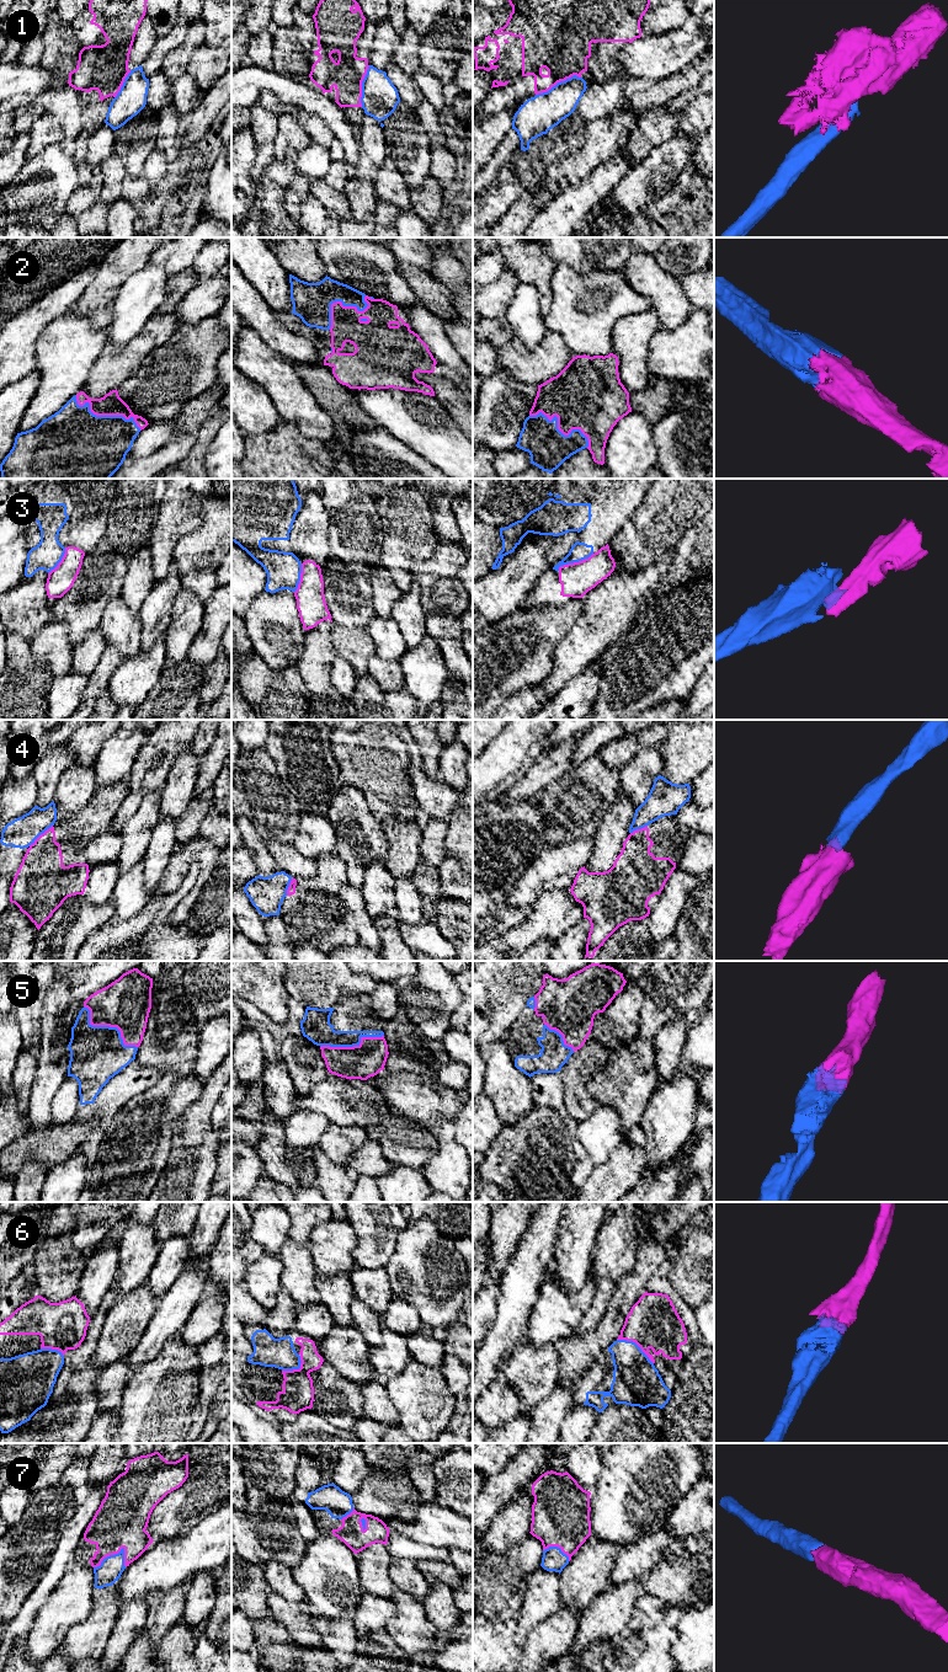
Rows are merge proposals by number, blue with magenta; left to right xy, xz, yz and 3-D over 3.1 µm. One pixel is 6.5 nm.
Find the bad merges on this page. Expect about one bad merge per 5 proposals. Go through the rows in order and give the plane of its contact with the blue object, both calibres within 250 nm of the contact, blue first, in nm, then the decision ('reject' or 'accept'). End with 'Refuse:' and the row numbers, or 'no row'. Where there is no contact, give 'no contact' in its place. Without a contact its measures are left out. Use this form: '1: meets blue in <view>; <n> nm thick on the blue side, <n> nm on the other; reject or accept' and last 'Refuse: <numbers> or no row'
1: meets blue in yz; 240 nm thick on the blue side, 380 nm on the other; accept
2: meets blue in xy; 460 nm thick on the blue side, 150 nm on the other; accept
3: meets blue in yz; 120 nm thick on the blue side, 220 nm on the other; reject
4: meets blue in xy; 200 nm thick on the blue side, 300 nm on the other; reject
5: meets blue in xy; 360 nm thick on the blue side, 320 nm on the other; accept
6: meets blue in yz; 300 nm thick on the blue side, 340 nm on the other; accept
7: meets blue in xy; 150 nm thick on the blue side, 340 nm on the other; accept
Refuse: 3, 4

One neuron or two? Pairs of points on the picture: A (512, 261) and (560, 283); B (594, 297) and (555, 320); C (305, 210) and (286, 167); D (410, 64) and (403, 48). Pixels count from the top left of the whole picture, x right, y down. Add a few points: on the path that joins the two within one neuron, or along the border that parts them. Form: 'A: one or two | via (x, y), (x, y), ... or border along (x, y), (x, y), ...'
A: two | border along (557, 265), (550, 279), (550, 304), (548, 306)
B: one | via (584, 300), (565, 316)
C: one | via (302, 199), (296, 193), (296, 186), (289, 179)
D: one | via (408, 60), (405, 52)

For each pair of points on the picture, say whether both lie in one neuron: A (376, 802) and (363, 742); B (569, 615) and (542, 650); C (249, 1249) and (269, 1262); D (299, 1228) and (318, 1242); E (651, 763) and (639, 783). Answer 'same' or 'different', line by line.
A: same
B: same
C: different
D: different
E: same

